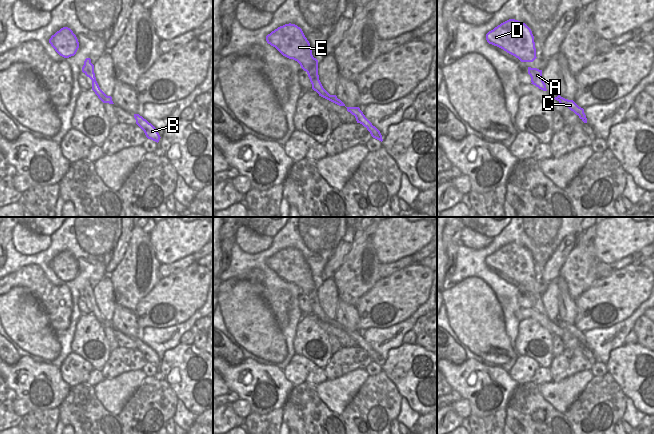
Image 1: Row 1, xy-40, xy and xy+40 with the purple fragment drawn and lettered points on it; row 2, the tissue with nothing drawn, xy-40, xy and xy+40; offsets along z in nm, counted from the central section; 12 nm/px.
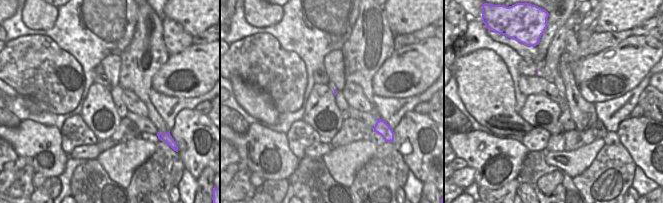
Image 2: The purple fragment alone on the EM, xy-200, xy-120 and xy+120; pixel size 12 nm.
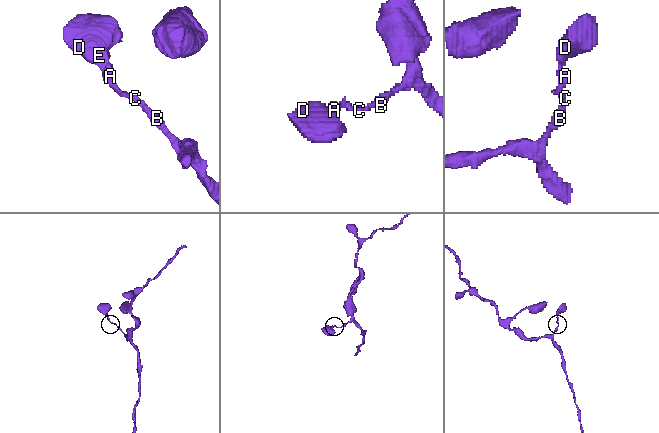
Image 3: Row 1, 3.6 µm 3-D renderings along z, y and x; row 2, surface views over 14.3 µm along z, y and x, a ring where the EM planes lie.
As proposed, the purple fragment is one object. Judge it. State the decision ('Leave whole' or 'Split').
Leave whole

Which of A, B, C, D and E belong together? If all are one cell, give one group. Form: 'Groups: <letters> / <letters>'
Groups: A B C D E

